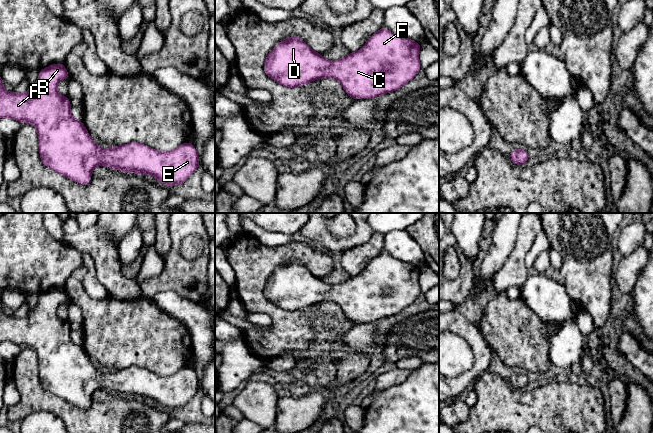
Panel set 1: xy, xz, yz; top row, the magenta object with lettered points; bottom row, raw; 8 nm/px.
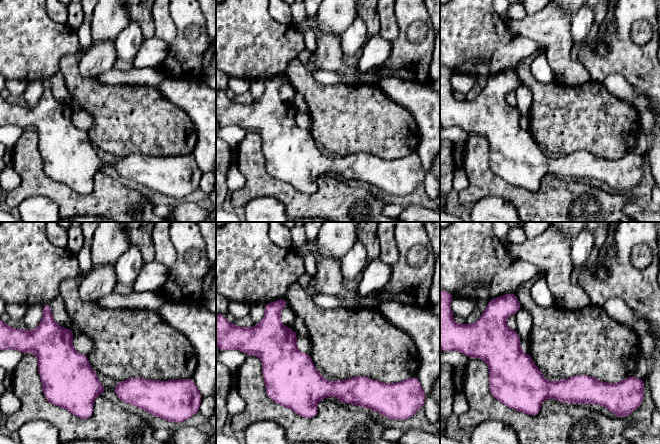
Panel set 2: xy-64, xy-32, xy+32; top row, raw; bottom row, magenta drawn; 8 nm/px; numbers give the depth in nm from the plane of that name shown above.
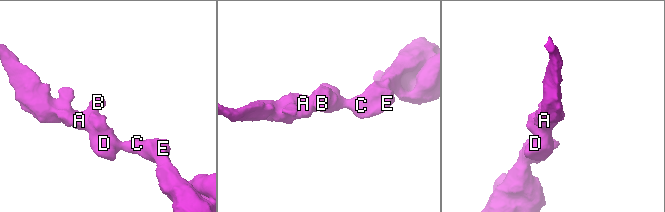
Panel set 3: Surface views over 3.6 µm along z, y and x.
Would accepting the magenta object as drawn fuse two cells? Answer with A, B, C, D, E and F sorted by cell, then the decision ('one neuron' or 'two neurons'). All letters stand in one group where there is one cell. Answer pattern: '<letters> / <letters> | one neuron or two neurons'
A B C D E F | one neuron

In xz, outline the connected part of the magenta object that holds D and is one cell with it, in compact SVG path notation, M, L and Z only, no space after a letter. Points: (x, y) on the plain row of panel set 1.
M383 250L367 264L363 272L351 276L345 282L330 286L312 274L300 261L292 259L280 265L270 275L263 293L268 301L289 312L330 301L340 306L351 322L371 323L398 314L414 302L421 294L420 272L420 267L393 258Z

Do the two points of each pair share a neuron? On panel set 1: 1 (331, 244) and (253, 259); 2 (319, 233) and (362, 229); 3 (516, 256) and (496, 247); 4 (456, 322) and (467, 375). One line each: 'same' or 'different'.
1: different
2: same
3: different
4: same

